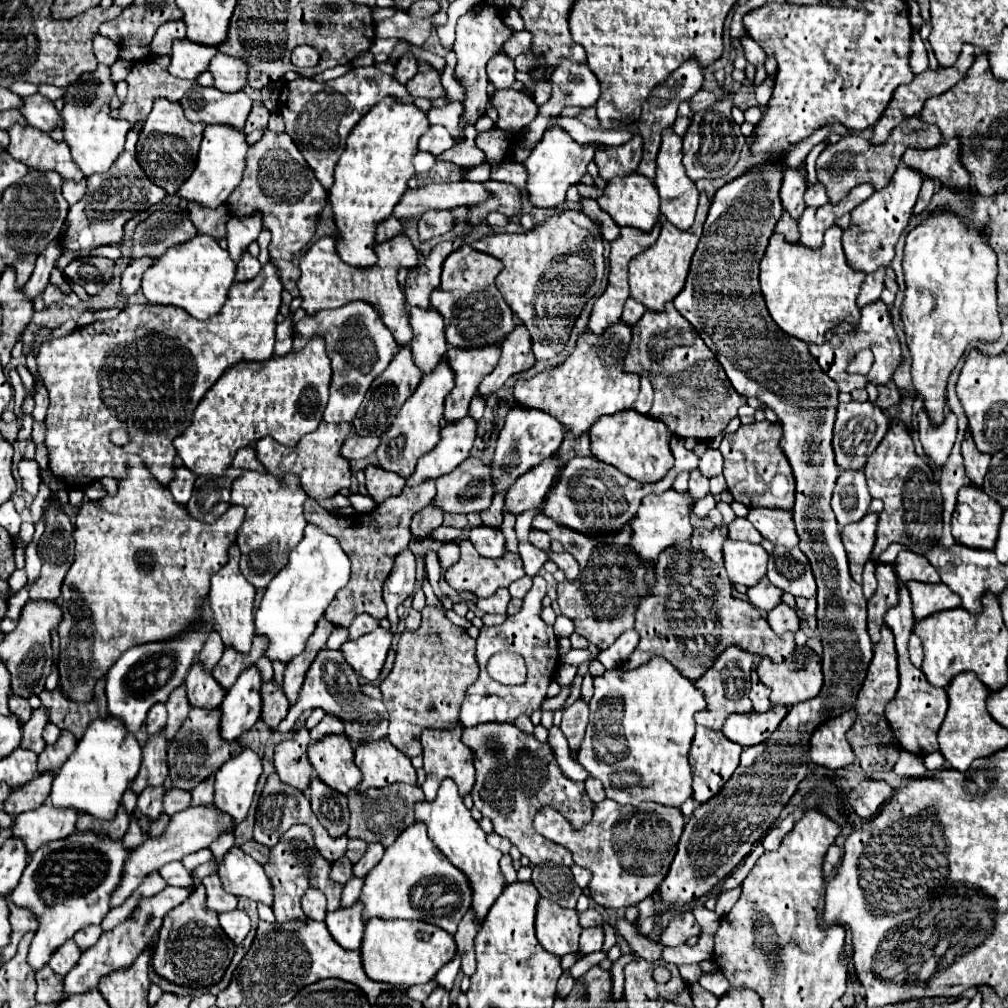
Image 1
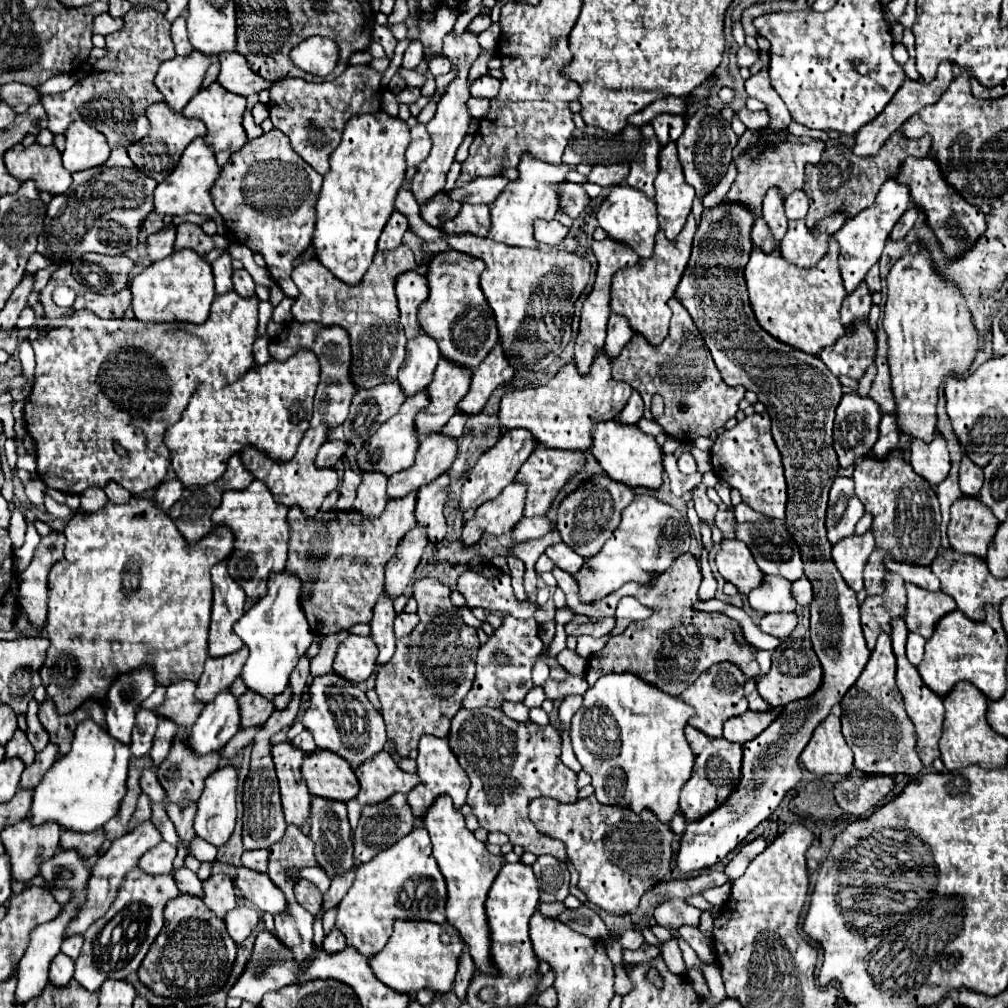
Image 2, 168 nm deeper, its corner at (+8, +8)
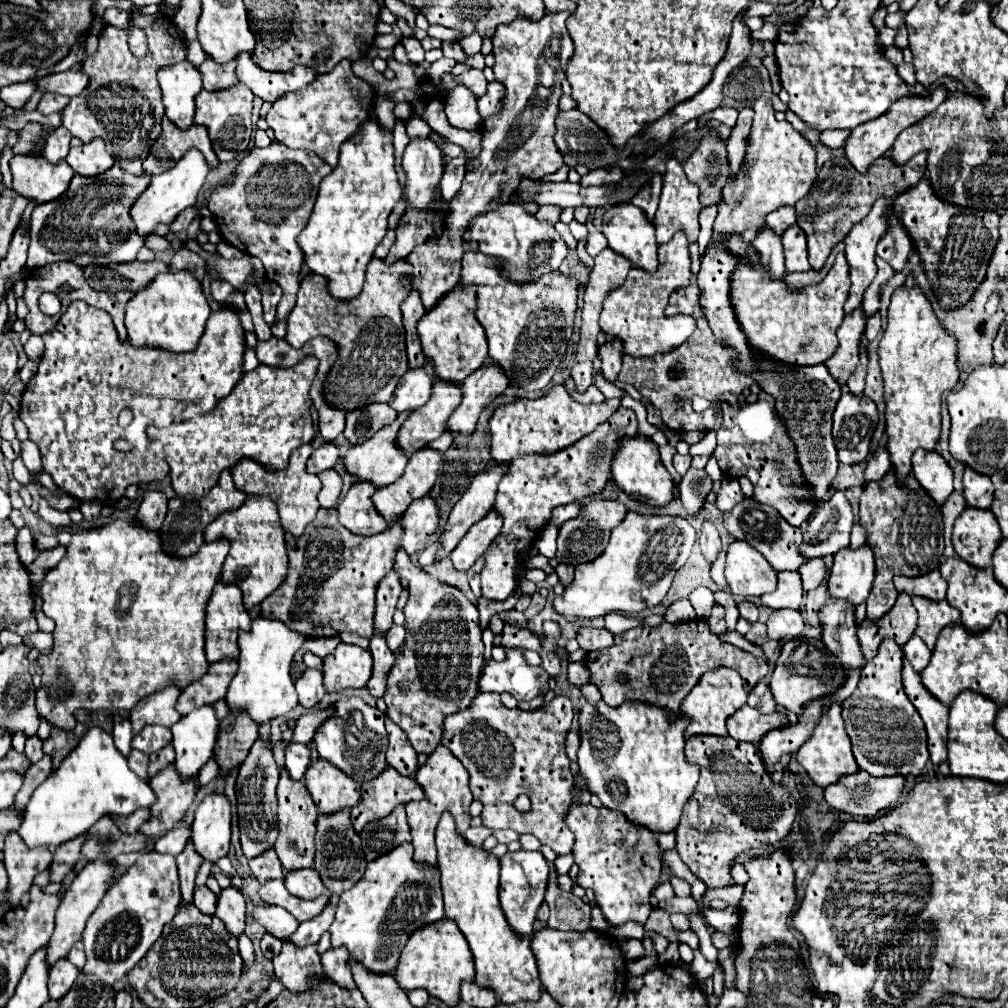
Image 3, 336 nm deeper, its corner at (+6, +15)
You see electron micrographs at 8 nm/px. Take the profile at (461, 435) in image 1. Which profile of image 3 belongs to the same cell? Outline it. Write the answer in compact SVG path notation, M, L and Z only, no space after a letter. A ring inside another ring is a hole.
M421 448L409 458L403 476L389 488L379 488L373 494L375 510L389 522L401 518L413 500L427 496L437 480L441 468L441 452L431 448Z

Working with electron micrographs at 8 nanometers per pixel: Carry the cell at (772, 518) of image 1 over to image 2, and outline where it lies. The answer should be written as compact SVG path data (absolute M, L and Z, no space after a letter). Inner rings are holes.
M739 503L739 505L735 507L735 517L737 517L739 523L757 523L757 521L767 521L767 519L769 519L767 515L753 511L753 509L751 509L749 505L745 505L745 503Z

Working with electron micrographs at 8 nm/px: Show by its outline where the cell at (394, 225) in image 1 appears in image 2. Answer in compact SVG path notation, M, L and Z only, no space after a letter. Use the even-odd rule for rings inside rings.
M393 211L381 237L379 237L379 251L387 251L387 249L395 249L401 245L401 237L405 233L405 229L409 227L407 217L401 211Z

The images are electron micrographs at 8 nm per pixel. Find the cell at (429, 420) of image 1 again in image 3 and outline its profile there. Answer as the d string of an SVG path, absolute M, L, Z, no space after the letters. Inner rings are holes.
M409 414L405 416L397 416L397 420L385 428L381 428L373 438L369 438L367 442L363 444L357 444L357 446L349 446L347 452L343 454L343 468L345 472L353 474L357 478L357 482L369 482L373 484L375 488L383 488L383 486L389 486L393 484L405 470L405 464L407 464L407 456L405 452L401 452L397 446L393 446L393 438L397 436L397 430L401 428L403 420L407 418Z

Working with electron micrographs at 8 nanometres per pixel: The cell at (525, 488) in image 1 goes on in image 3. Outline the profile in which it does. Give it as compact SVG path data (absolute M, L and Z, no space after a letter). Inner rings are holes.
M493 510L489 512L489 516L485 516L485 520L479 520L471 528L471 532L465 534L465 540L461 540L461 544L451 552L451 562L455 570L467 572L501 532L501 524L501 518Z

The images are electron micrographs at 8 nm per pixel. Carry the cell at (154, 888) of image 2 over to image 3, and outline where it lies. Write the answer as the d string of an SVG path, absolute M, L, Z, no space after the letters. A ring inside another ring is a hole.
M155 850L143 852L139 860L117 878L107 890L101 904L95 908L83 930L83 944L87 952L87 964L83 972L95 974L105 984L113 984L123 978L157 942L165 924L173 920L181 904L179 876L175 858L159 854ZM113 940L113 956L111 956Z

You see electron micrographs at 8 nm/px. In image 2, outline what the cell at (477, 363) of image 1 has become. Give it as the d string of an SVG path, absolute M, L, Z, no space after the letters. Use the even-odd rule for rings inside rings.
M441 357L435 377L427 387L431 405L417 413L417 431L419 435L427 435L431 431L441 431L443 425L453 417L457 411L459 401L467 395L473 371L467 367L459 367L449 359Z

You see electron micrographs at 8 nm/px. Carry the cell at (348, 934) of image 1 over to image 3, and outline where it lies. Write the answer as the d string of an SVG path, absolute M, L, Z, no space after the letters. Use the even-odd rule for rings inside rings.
M329 948L323 956L321 956L323 968L329 974L329 978L347 990L357 988L351 976L351 968L349 968L349 952L345 952L345 948Z

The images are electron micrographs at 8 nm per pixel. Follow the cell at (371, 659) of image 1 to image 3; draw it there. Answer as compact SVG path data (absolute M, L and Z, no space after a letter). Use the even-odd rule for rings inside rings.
M339 644L323 664L323 684L327 692L345 688L363 688L371 676L371 656L367 650L351 644Z

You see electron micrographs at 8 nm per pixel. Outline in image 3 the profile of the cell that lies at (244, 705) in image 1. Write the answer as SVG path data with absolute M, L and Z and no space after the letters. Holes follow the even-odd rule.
M205 706L183 716L173 728L173 748L175 748L175 770L183 782L195 778L201 766L213 756L213 744L217 740L219 722L215 718L215 708Z

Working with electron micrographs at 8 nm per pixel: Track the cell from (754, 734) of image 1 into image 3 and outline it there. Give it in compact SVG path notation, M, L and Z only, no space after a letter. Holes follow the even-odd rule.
M741 706L733 716L727 720L727 730L733 740L739 742L761 742L761 738L775 728L789 726L789 720L785 714L773 712L773 714L761 714L759 710L751 706Z

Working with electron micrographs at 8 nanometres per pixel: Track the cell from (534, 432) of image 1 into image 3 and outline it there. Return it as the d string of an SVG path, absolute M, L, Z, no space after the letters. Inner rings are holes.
M489 468L473 478L471 486L465 490L447 518L441 534L441 550L435 554L435 562L447 558L469 528L487 516L487 512L493 508L501 474L505 474L505 468Z

